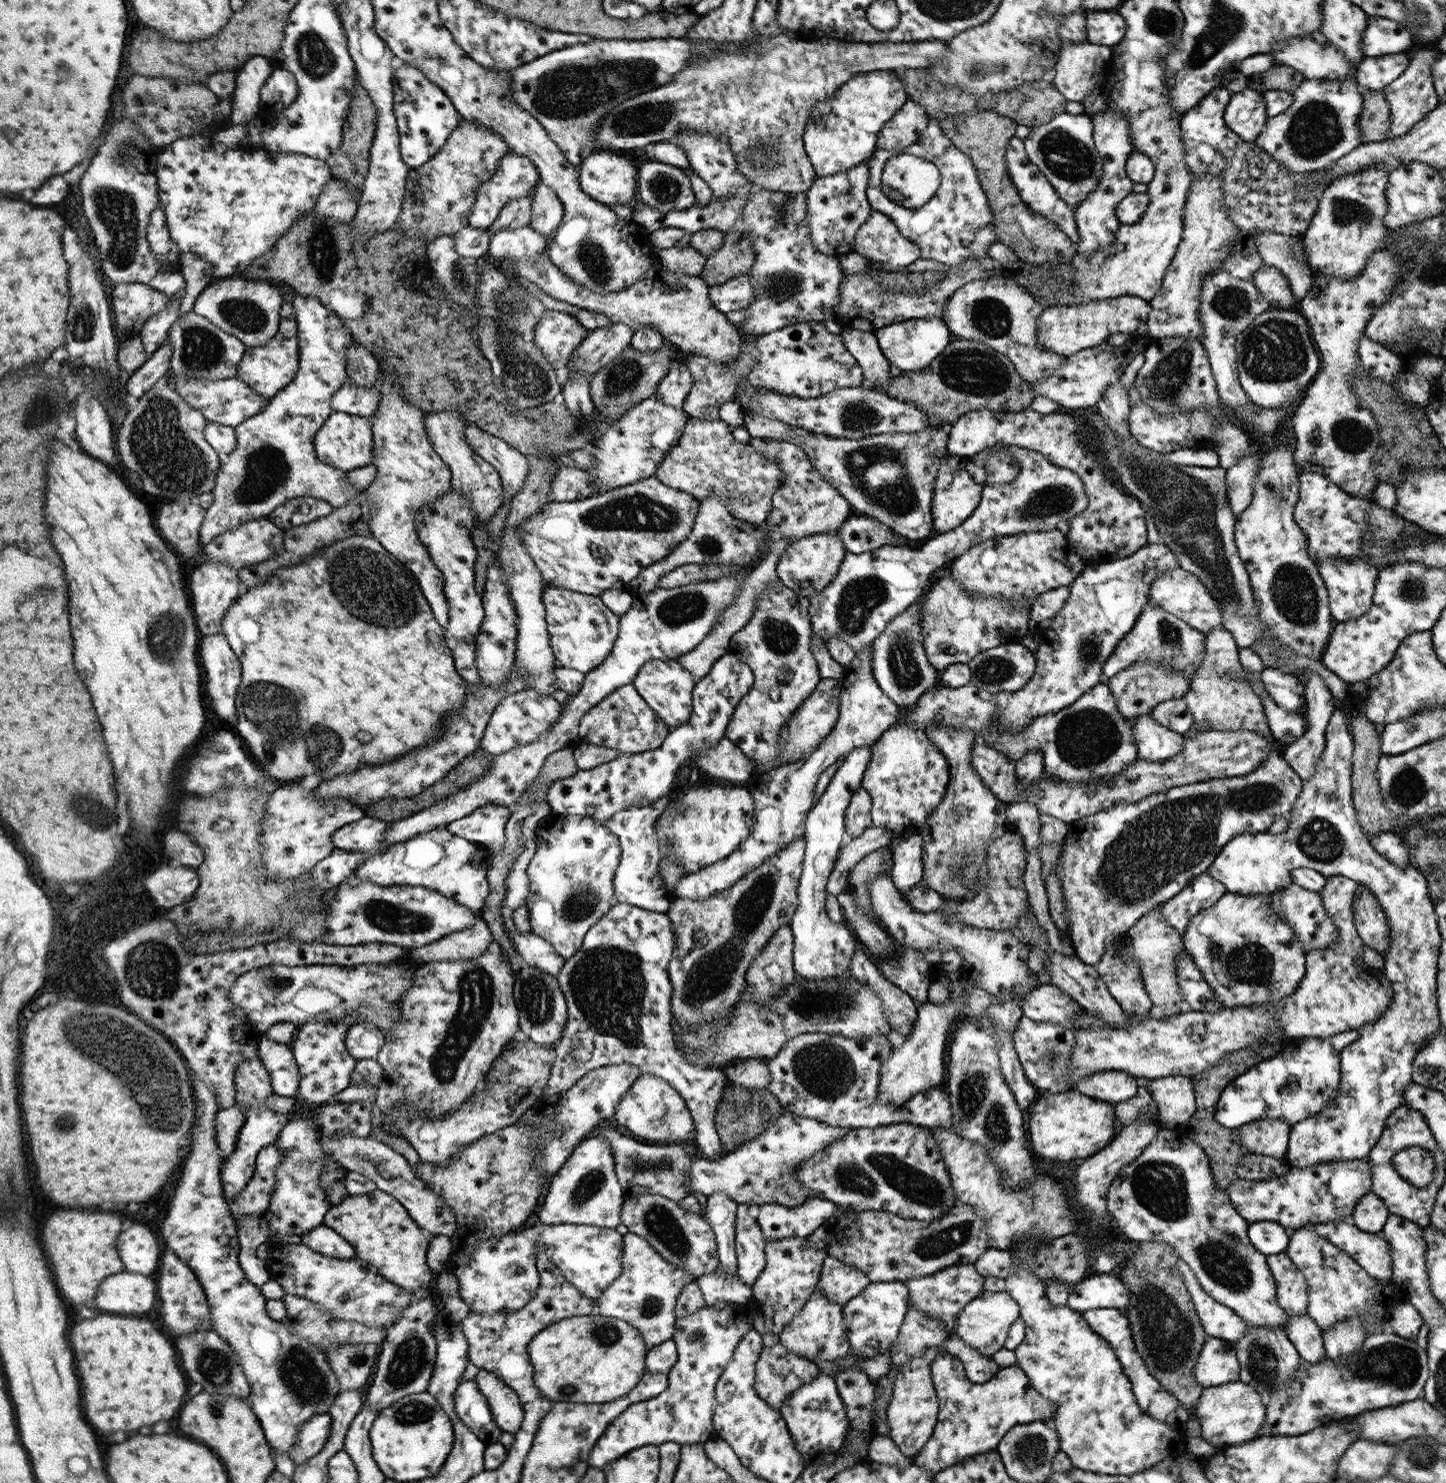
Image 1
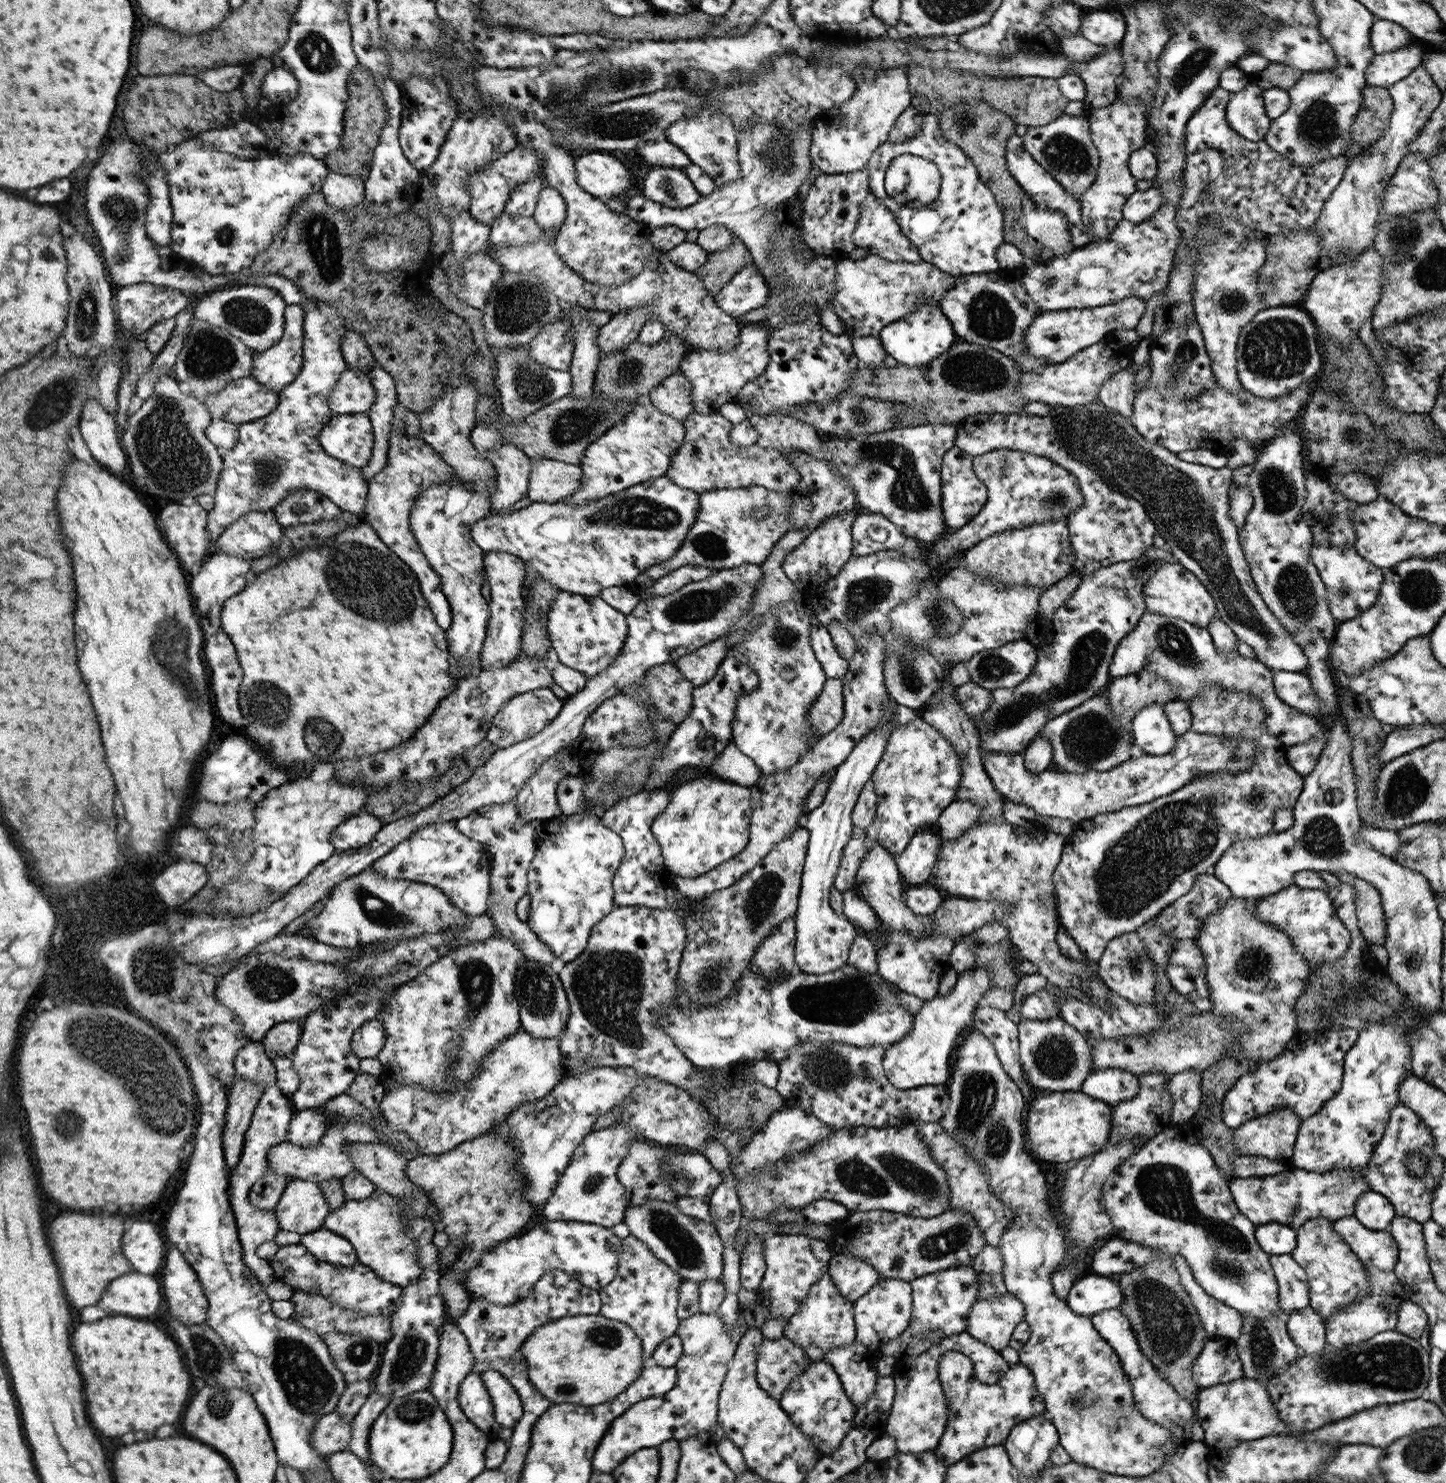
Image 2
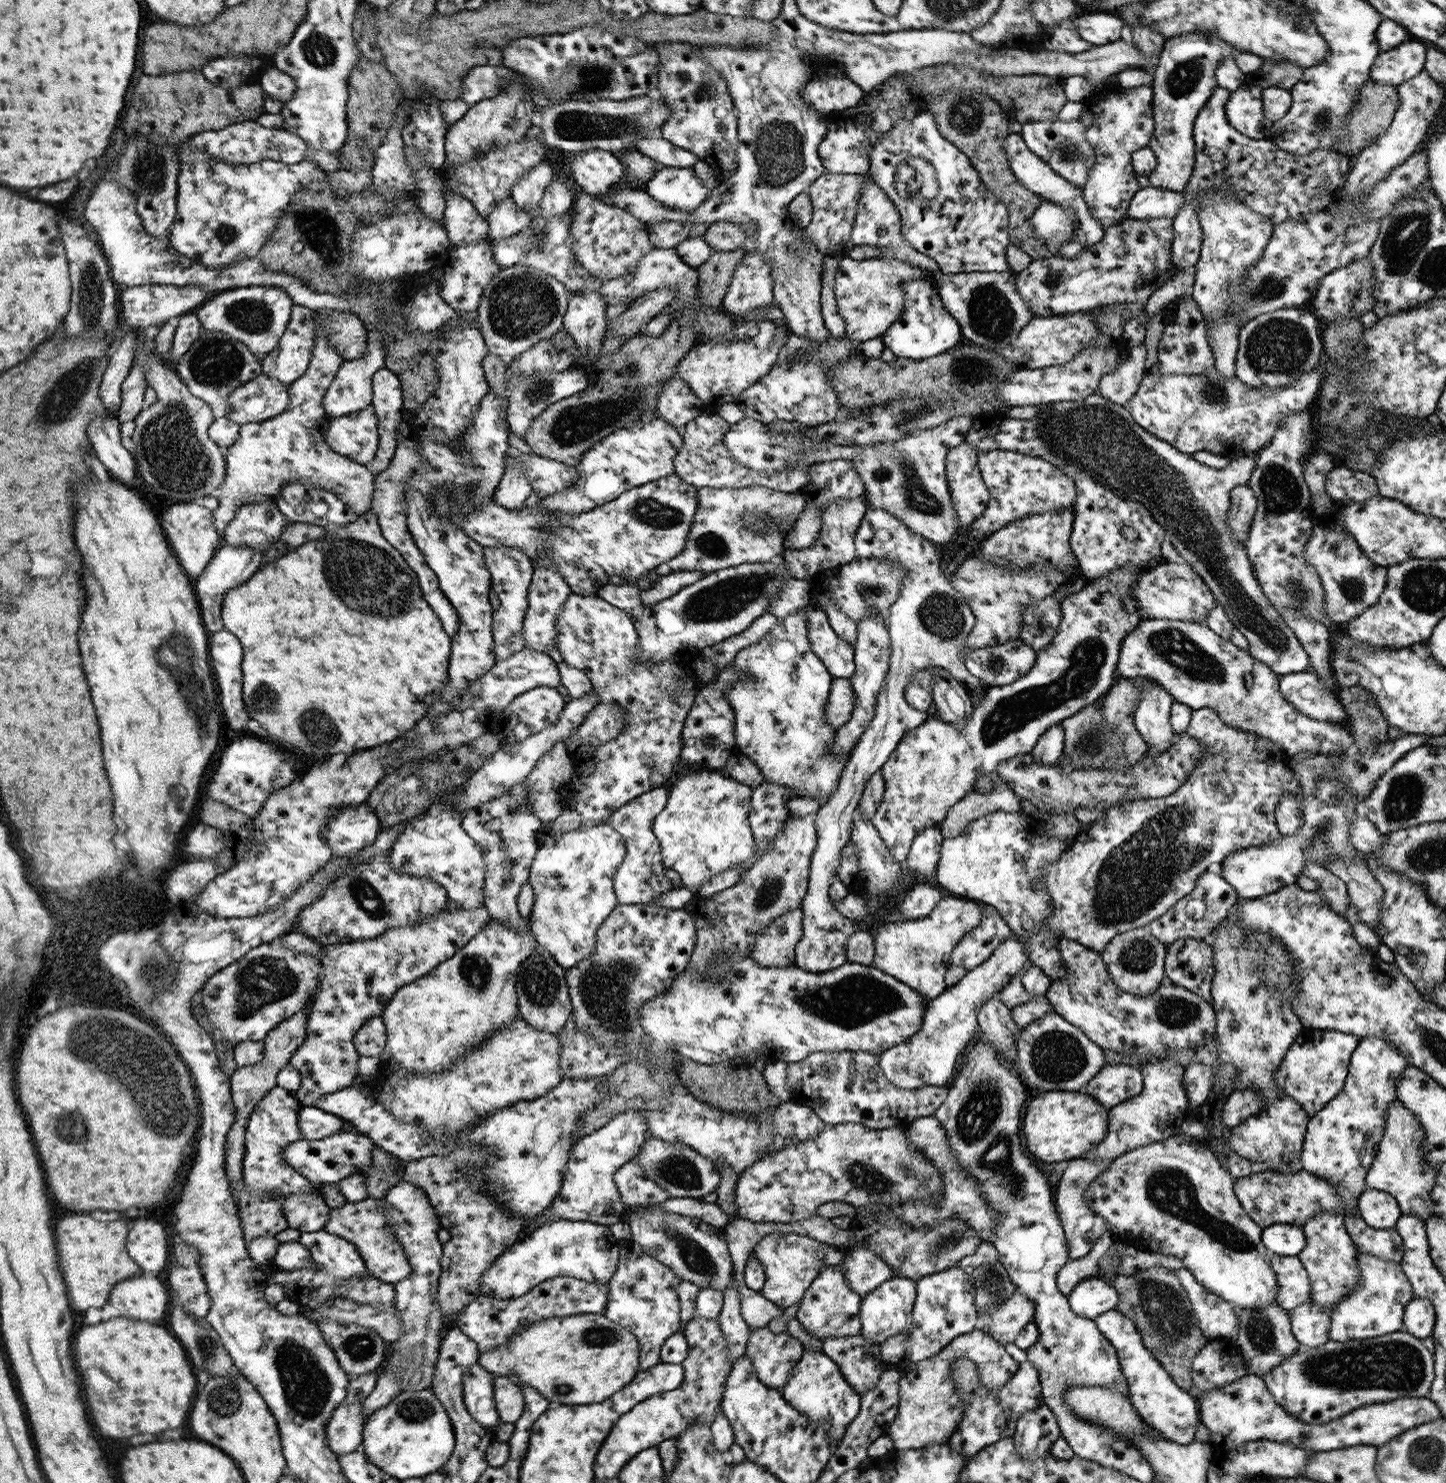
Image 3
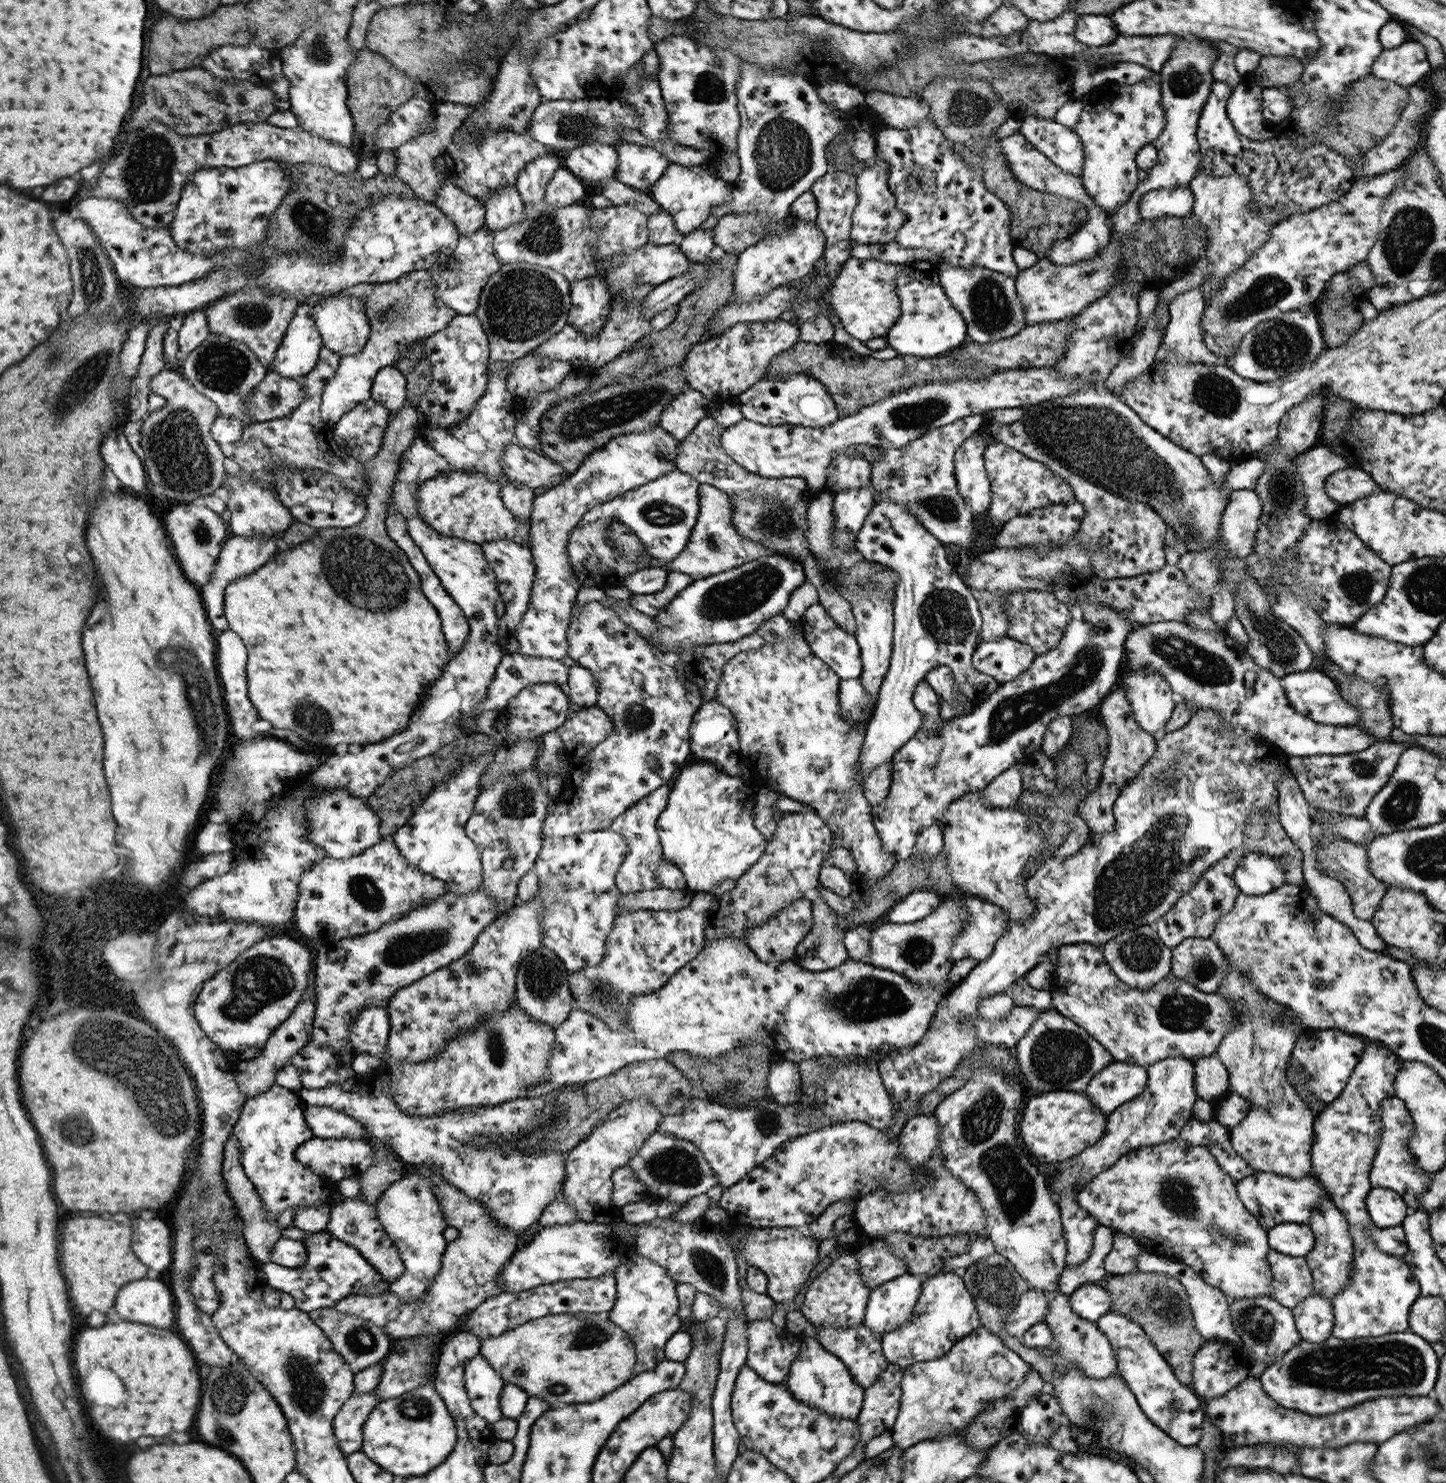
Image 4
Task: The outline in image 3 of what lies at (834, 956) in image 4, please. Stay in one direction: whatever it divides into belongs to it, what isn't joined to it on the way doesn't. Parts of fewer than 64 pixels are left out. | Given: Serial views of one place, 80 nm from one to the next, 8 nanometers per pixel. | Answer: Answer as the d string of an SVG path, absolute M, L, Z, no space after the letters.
M868 508L854 539L858 558L900 561L906 573L900 587L900 597L892 604L887 617L888 633L891 634L890 670L879 692L874 719L851 750L835 794L830 795L829 801L822 803L815 812L817 839L811 856L810 886L802 902L802 938L796 945L794 965L816 973L834 970L847 963L849 940L858 929L856 922L834 908L830 888L838 874L843 848L851 840L853 816L858 811L859 800L871 776L887 762L900 739L930 718L929 714L907 703L904 694L906 684L913 680L916 671L941 667L949 670L966 688L980 689L985 694L990 688L966 669L965 640L976 624L976 617L962 595L950 585L950 578L942 572L940 546L918 532L912 532L899 517L883 508Z

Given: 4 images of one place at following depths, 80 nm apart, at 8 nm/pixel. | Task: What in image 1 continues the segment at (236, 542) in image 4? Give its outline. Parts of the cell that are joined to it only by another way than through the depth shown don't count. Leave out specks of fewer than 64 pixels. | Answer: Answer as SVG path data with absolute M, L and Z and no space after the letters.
M209 562L201 565L191 574L192 608L195 609L196 624L199 625L201 634L222 633L222 619L232 604L237 602L240 592L239 570L240 568L234 568L223 562Z

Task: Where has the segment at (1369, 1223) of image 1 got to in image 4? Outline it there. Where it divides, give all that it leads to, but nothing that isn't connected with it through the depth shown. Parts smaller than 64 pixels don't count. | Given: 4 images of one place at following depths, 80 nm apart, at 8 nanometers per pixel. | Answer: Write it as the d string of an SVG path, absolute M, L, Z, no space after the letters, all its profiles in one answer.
M1372 1187L1365 1203L1372 1222L1378 1228L1400 1225L1404 1217L1409 1214L1402 1196L1388 1188Z

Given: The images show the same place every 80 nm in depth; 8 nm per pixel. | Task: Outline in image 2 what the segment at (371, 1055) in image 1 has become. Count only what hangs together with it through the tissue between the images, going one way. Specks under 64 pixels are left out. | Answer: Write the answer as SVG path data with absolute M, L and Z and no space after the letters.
M374 1018L357 1028L351 1040L351 1048L361 1060L376 1059L386 1040L383 1023Z

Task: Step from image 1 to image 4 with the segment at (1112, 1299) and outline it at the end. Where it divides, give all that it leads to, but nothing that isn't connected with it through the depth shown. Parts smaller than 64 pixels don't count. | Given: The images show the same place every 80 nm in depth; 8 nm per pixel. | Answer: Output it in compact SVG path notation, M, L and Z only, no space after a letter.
M1086 1283L1069 1295L1071 1309L1080 1318L1096 1323L1111 1310L1112 1301L1103 1283Z

